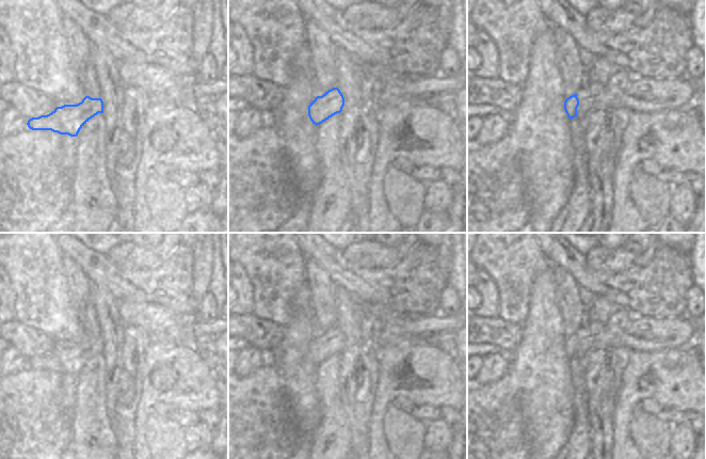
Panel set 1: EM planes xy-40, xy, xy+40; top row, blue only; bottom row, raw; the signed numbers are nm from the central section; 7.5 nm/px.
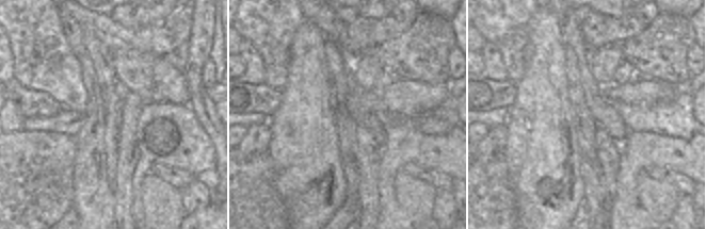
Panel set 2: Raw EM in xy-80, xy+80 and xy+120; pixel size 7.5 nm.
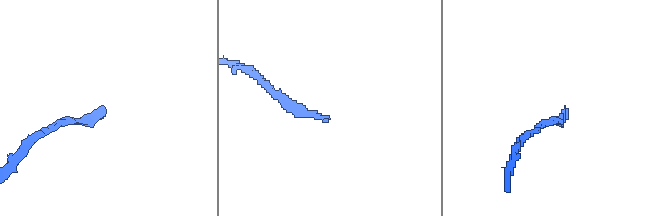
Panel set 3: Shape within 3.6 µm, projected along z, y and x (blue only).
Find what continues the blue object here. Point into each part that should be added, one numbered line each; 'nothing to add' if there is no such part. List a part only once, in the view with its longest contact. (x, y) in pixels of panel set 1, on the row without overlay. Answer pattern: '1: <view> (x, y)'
1: xy+40 (644, 333)

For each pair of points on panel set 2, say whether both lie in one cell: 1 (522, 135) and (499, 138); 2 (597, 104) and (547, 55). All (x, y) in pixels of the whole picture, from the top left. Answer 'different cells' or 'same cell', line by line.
1: different cells
2: different cells

